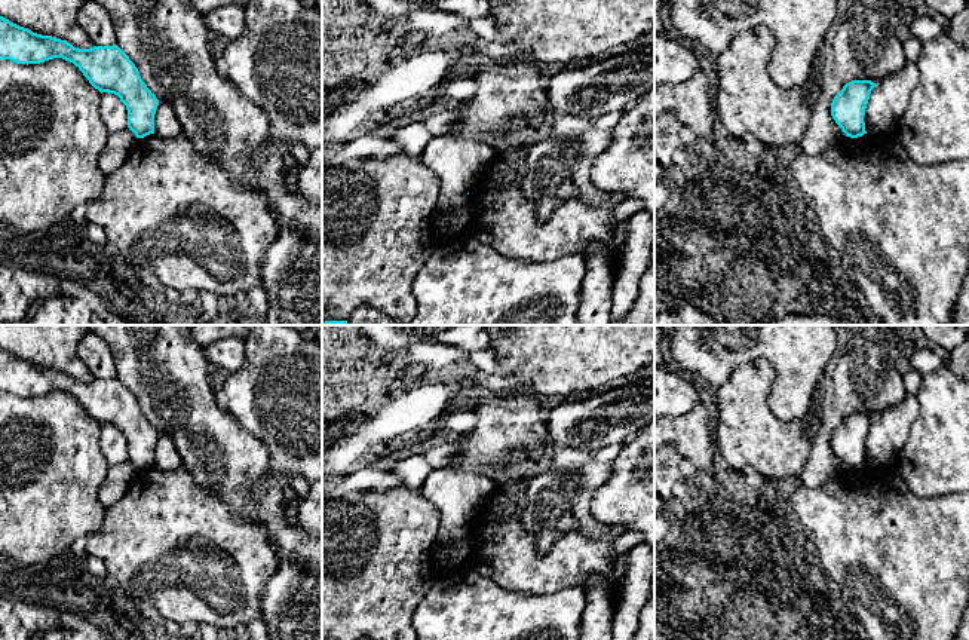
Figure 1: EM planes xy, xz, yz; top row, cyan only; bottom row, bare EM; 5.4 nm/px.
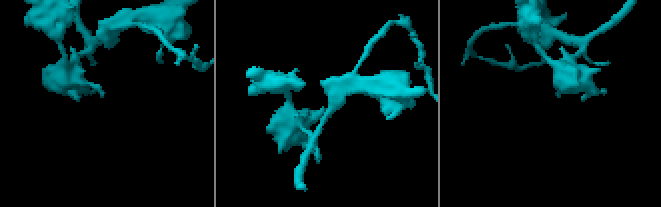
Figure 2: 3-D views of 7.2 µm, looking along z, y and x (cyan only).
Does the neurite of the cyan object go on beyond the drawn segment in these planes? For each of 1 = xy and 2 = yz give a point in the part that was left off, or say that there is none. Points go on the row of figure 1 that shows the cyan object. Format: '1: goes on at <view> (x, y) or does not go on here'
1: does not go on here
2: does not go on here

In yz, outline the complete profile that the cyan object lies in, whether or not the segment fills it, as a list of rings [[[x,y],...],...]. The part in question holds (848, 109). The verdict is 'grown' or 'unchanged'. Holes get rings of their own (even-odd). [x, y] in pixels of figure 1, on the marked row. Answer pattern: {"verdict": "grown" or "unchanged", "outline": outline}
{"verdict": "unchanged", "outline": [[[852,80],[834,97],[831,116],[846,137],[858,138],[867,134],[864,116],[874,86],[871,80]]]}

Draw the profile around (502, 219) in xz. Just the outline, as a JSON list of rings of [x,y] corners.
[[[497,147],[494,160],[469,190],[472,215],[464,233],[508,258],[530,263],[570,254],[583,254],[588,261],[588,246],[600,244],[617,269],[626,221],[616,221],[610,206],[592,208],[571,199],[540,223],[533,203],[521,192],[527,153],[522,147]]]

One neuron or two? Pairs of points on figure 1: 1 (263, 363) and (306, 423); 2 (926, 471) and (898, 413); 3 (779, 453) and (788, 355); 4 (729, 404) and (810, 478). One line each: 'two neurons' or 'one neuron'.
1: one neuron
2: two neurons
3: two neurons
4: two neurons

